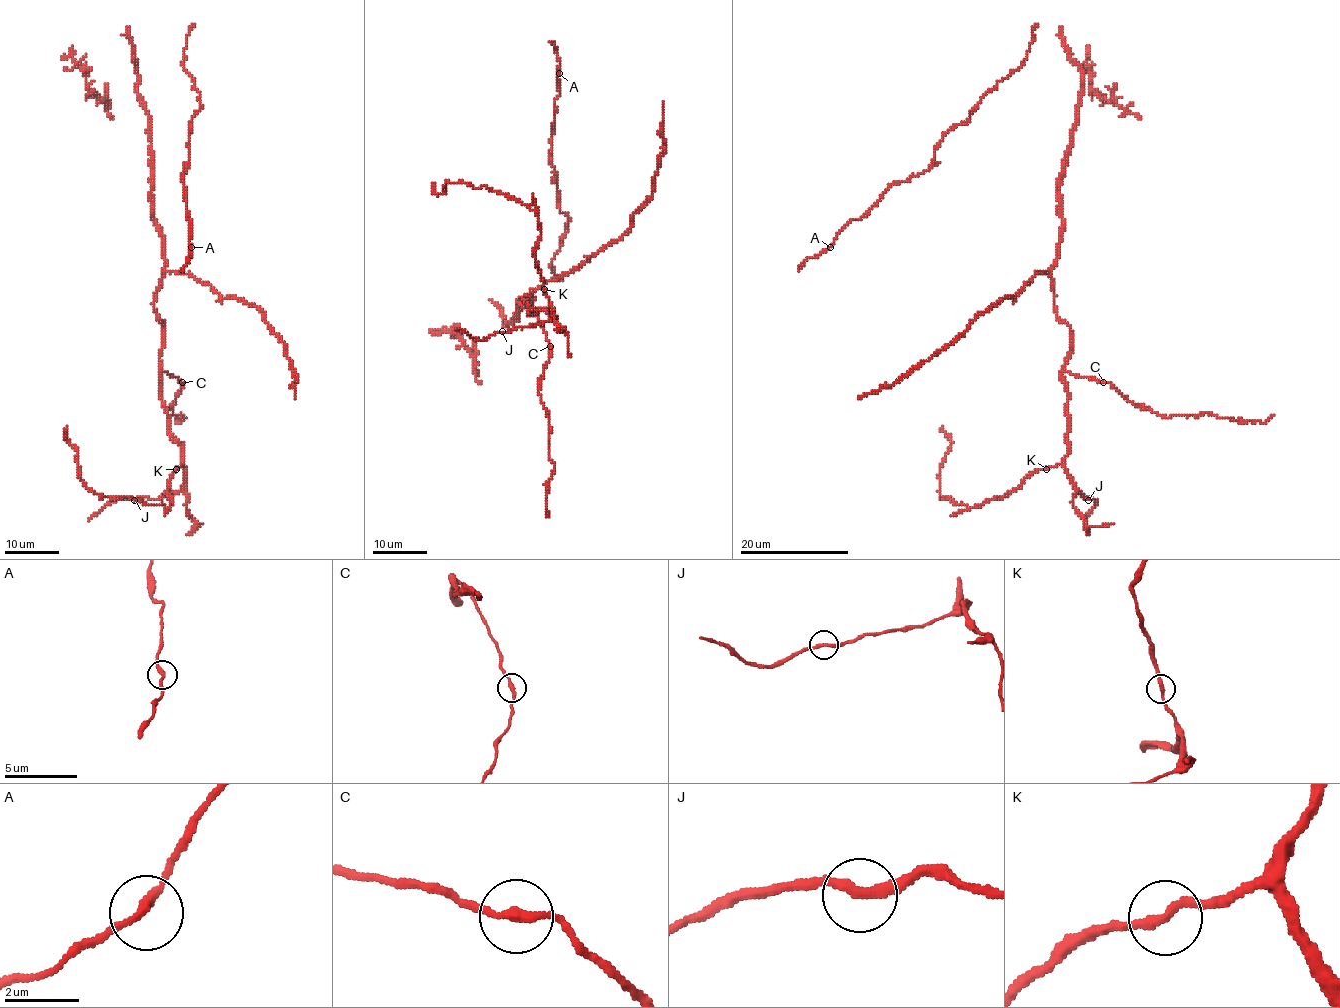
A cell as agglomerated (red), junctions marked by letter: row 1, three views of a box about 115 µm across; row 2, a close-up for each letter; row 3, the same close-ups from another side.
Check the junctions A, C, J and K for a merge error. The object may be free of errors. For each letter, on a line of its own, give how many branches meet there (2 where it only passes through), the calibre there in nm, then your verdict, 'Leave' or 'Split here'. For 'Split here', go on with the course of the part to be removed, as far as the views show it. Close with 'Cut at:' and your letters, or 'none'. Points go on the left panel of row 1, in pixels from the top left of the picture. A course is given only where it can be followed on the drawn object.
A: Branches: 2. Thickness 240 nm. Leave
C: Branches: 2. Thickness 240 nm. Leave
J: Branches: 2. Thickness 240 nm. Leave
K: Branches: 2. Thickness 240 nm. Leave
Cut at: none

